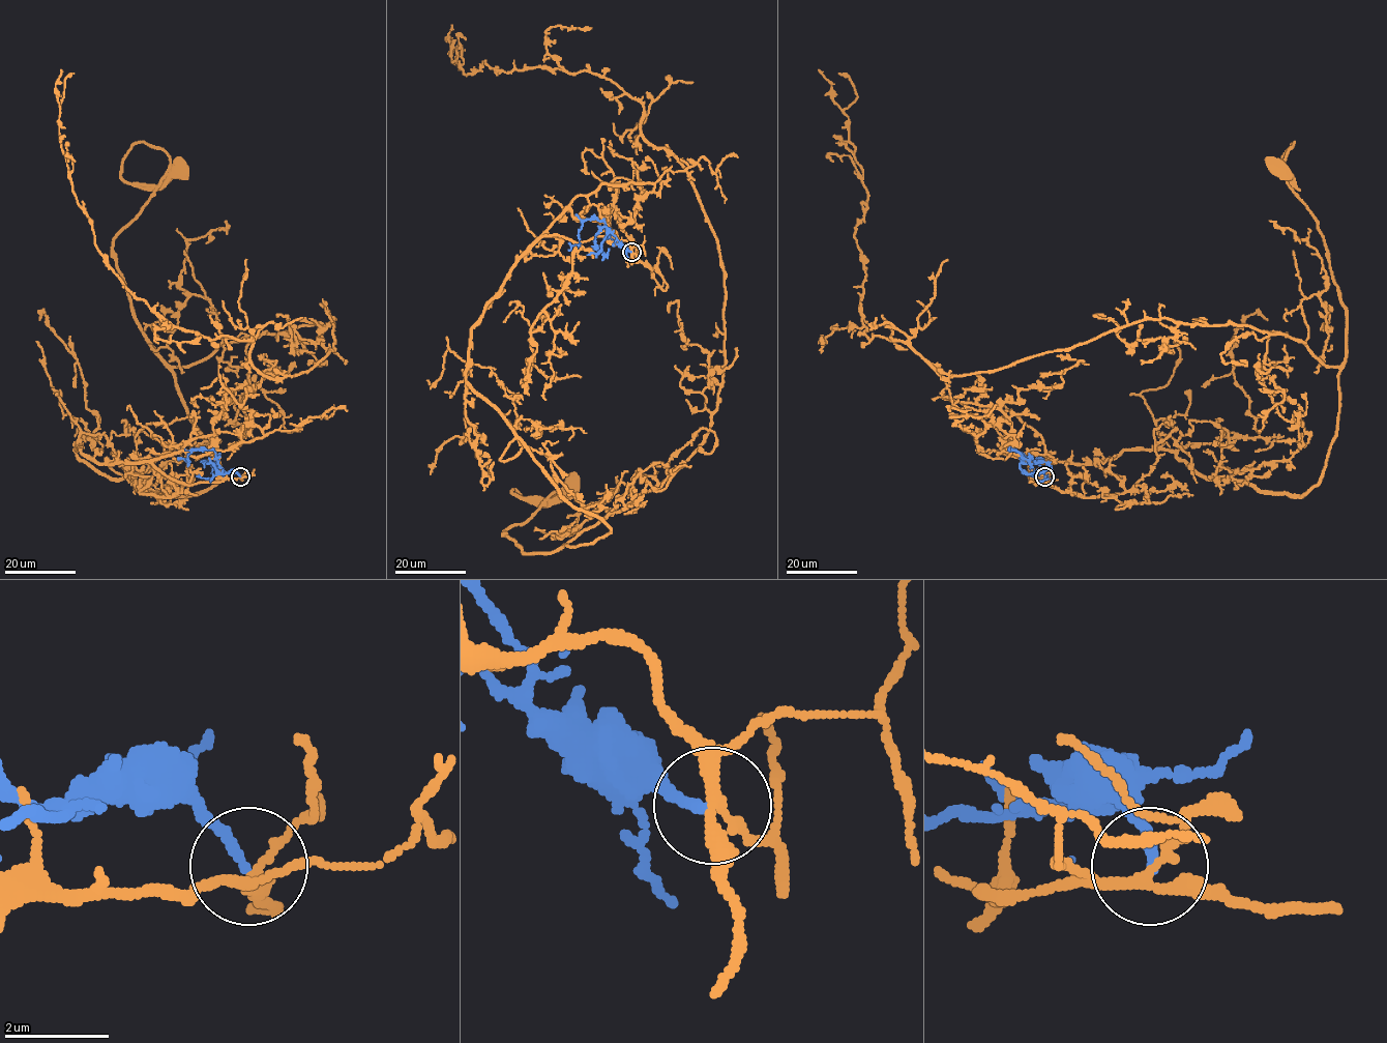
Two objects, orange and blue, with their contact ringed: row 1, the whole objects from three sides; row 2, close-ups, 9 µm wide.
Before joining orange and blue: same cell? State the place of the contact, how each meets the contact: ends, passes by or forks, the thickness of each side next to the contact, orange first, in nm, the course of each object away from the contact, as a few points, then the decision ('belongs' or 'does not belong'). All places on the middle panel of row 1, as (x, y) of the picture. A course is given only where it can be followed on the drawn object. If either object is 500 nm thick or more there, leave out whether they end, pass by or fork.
(631, 252) | orange forks | blue ends | 190/190 nm | orange via (631, 251), (542, 235), (471, 330), (466, 381), (610, 528), (552, 552), (503, 533), (569, 488) | blue via (631, 251), (622, 249), (609, 236), (603, 222), (595, 219), (583, 222), (578, 233), (579, 243), (568, 251) | does not belong

